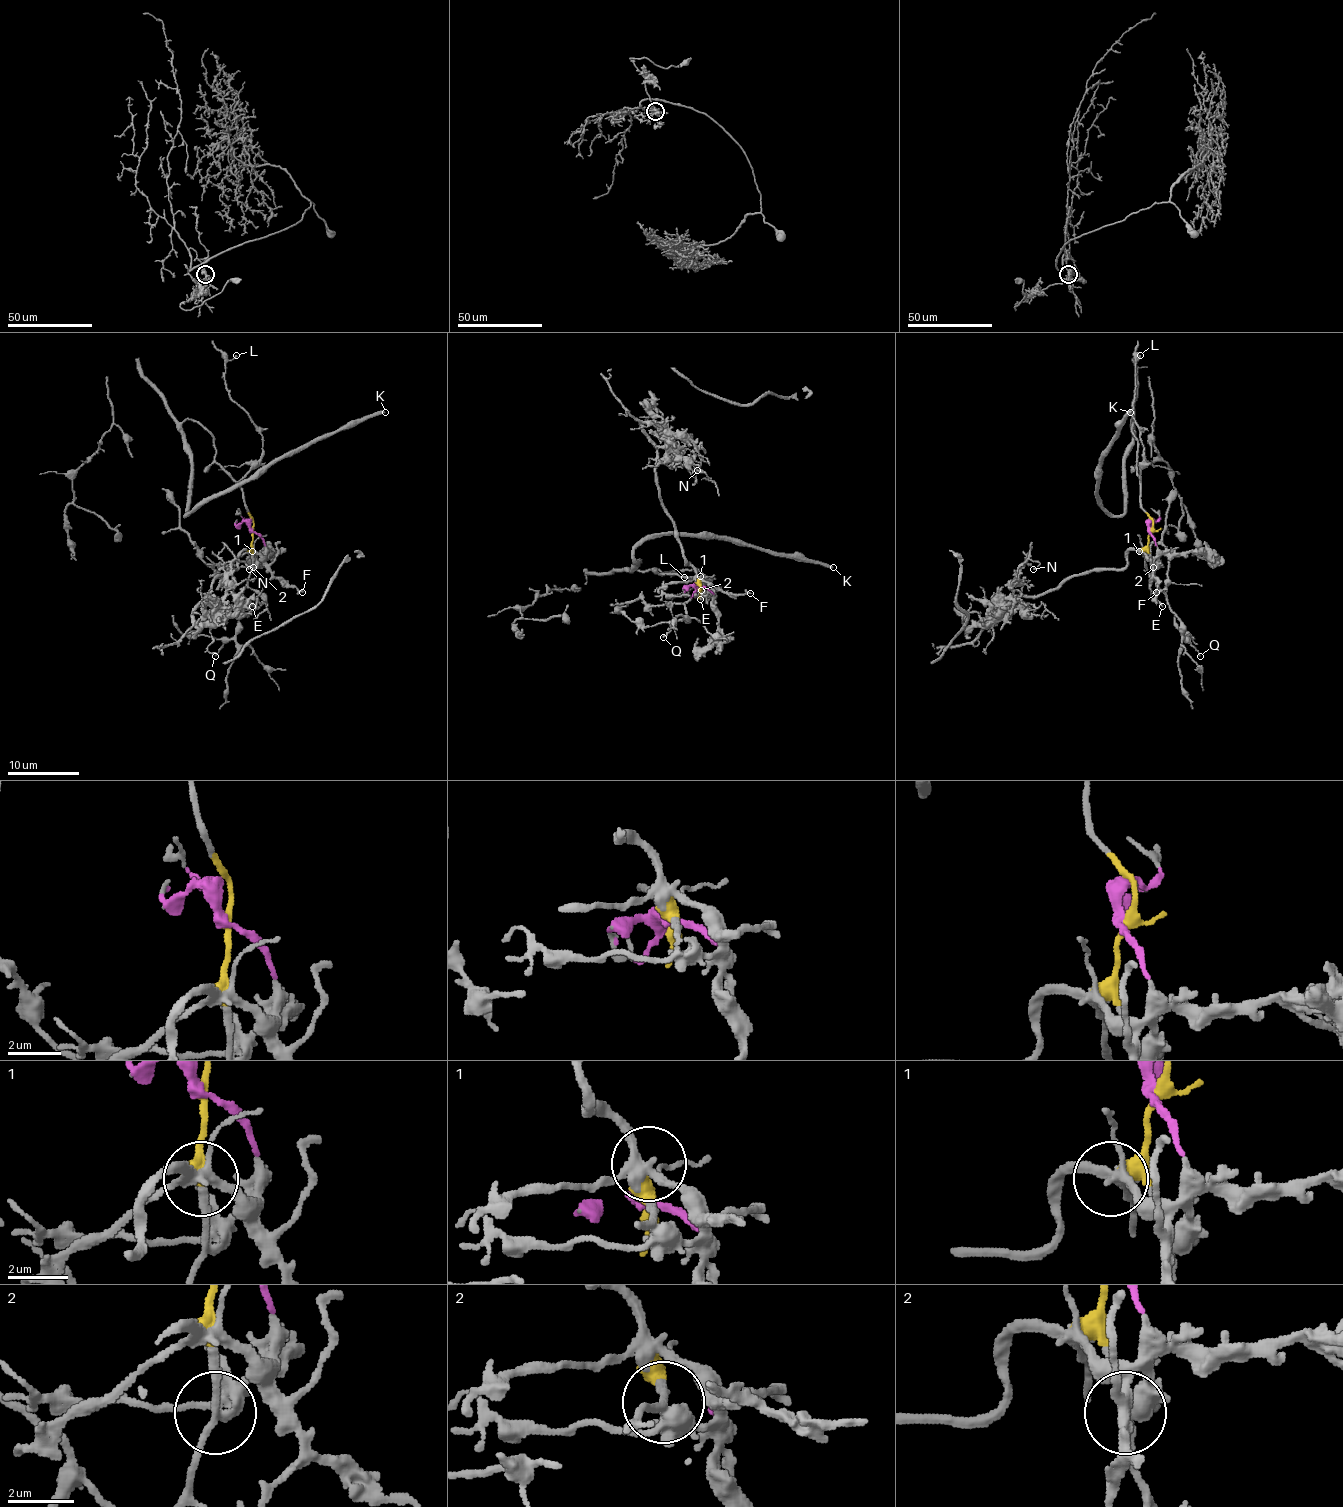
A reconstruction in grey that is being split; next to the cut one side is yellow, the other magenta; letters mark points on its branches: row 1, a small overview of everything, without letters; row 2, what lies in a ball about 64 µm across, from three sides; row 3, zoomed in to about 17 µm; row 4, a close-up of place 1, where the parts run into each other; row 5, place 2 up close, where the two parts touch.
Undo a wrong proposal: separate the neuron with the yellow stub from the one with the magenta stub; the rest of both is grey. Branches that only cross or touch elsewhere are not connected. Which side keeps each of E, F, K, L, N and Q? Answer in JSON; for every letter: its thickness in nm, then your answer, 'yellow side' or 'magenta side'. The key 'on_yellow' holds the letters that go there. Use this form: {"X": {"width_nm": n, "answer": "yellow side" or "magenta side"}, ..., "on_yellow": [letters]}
{"E": {"width_nm": 200, "answer": "magenta side"}, "F": {"width_nm": 220, "answer": "magenta side"}, "K": {"width_nm": 360, "answer": "yellow side"}, "L": {"width_nm": 140, "answer": "yellow side"}, "N": {"width_nm": 130, "answer": "magenta side"}, "Q": {"width_nm": 110, "answer": "yellow side"}, "on_yellow": ["K", "L", "Q"]}

